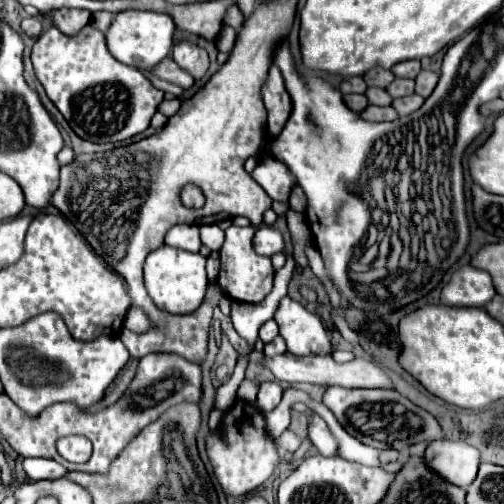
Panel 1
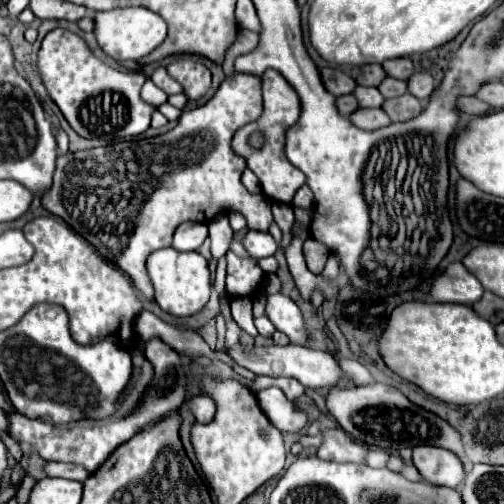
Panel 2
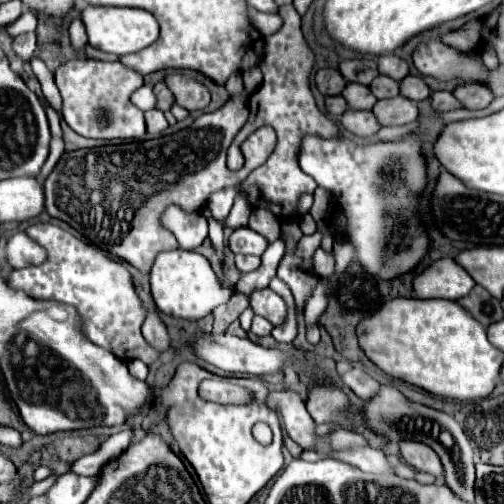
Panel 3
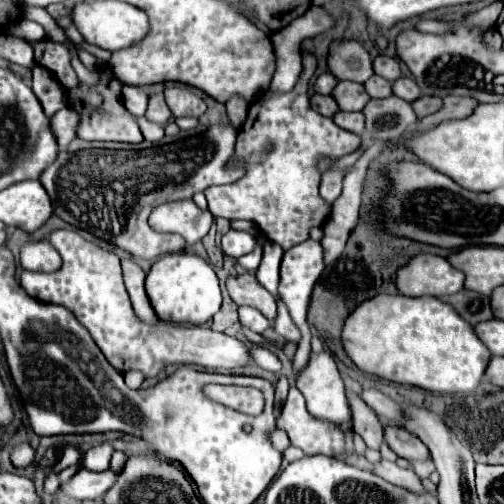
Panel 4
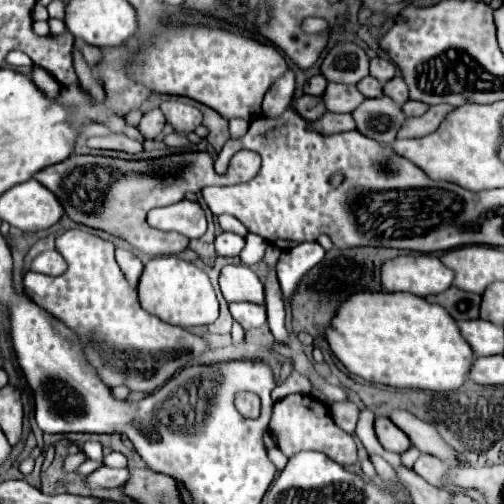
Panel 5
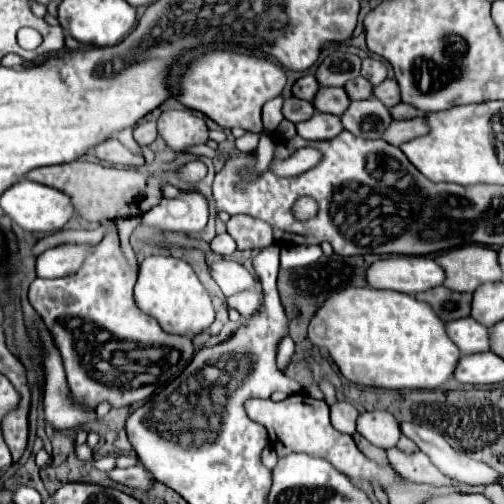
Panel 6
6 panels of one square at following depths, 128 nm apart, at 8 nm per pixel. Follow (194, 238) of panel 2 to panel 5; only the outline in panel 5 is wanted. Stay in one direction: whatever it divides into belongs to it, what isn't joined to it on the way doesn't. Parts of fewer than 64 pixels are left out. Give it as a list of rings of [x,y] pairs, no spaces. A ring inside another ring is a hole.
[[[180,200],[172,206],[152,208],[146,216],[146,222],[152,228],[180,232],[188,238],[200,238],[206,232],[204,210],[194,200]]]

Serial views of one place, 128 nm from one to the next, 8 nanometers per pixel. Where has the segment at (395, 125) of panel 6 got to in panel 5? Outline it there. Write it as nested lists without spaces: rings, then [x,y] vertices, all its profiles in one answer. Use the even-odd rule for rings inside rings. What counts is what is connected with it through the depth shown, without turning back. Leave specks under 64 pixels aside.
[[[448,104],[430,106],[424,116],[408,118],[406,124],[404,124],[404,128],[400,128],[400,136],[398,138],[422,138],[422,136],[432,134],[440,126],[440,122],[444,120],[444,116],[450,110],[454,110],[454,108],[448,106]]]

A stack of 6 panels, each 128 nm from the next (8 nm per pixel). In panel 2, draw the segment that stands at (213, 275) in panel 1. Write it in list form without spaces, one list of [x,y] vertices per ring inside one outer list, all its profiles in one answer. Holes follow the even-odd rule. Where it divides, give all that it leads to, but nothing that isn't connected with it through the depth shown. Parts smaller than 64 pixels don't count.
[[[218,216],[212,224],[208,224],[208,228],[212,240],[212,256],[218,260],[228,252],[234,232],[230,227],[228,216]]]

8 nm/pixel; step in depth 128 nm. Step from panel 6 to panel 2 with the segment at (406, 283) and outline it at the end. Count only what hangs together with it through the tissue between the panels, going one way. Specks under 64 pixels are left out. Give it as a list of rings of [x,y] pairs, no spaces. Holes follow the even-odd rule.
[[[452,262],[448,268],[436,276],[430,286],[430,296],[434,302],[458,302],[472,304],[480,300],[484,288],[480,280],[470,274],[462,262]]]

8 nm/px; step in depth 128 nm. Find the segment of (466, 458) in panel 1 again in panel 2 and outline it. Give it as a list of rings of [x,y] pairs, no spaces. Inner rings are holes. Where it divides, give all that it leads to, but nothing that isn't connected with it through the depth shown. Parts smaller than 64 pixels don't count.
[[[416,446],[412,448],[412,462],[422,478],[434,486],[458,488],[466,476],[458,456],[438,446]]]

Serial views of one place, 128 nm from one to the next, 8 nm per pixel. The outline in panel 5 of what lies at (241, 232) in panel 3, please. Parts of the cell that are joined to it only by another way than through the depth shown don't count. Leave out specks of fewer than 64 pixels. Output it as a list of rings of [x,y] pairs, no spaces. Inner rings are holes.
[[[222,232],[220,236],[216,236],[214,246],[220,256],[238,256],[244,248],[244,238],[232,232]]]

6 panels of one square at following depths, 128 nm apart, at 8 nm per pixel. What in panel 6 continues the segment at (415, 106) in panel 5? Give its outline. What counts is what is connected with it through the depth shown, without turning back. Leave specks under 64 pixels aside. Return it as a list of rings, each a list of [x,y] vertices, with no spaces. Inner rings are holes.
[[[404,102],[396,104],[394,108],[390,108],[390,112],[392,112],[392,120],[410,120],[410,118],[418,116],[418,110],[414,106],[404,104]]]

